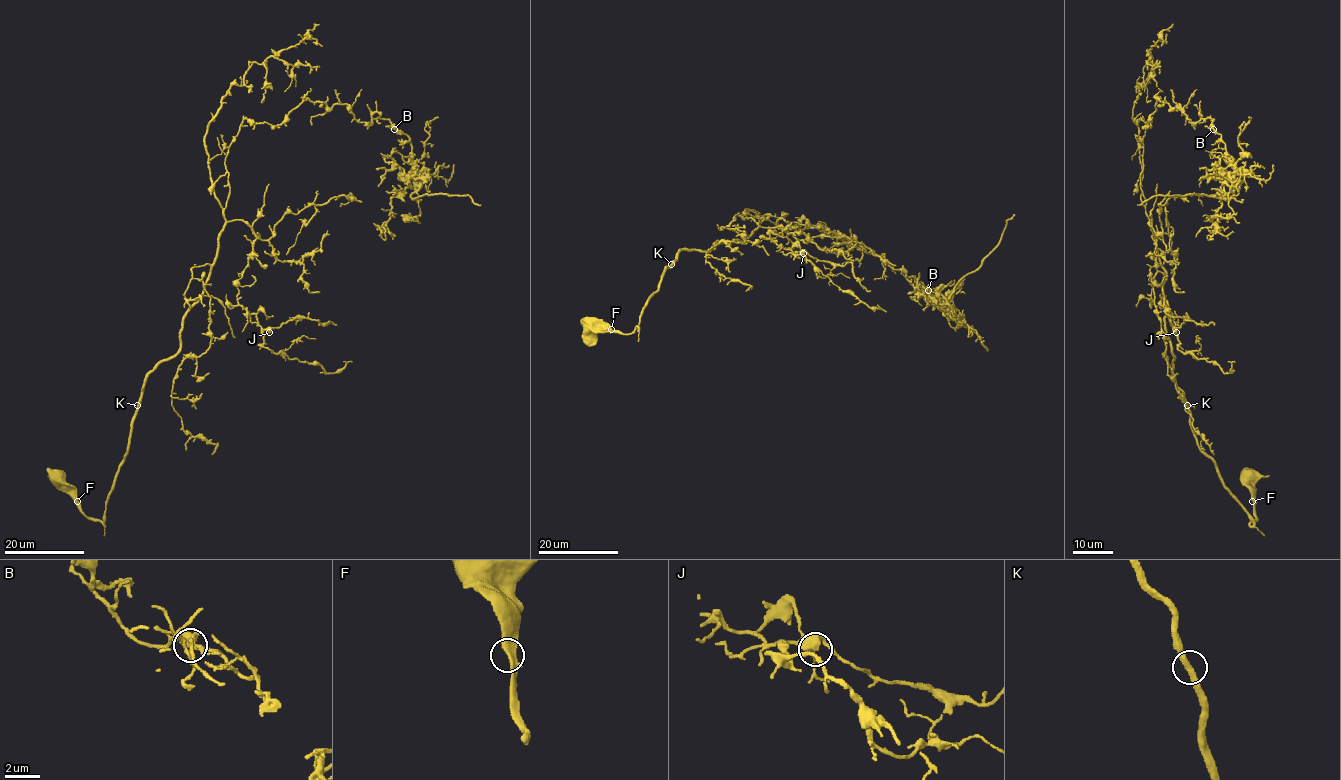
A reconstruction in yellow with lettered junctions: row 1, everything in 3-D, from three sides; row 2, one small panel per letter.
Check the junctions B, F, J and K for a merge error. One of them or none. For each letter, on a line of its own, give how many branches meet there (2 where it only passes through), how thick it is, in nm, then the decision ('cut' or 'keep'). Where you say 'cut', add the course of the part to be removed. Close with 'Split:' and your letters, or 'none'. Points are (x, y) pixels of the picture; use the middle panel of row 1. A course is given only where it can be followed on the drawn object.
B: branches 2; calibre 400 nm; cut; course (928, 291), (943, 299), (949, 312), (944, 309), (953, 288), (980, 266), (998, 244), (1006, 222), (1015, 214)
F: branches 2; calibre 400 nm; keep
J: branches 2; calibre 440 nm; keep
K: branches 2; calibre 380 nm; keep
Split: B

